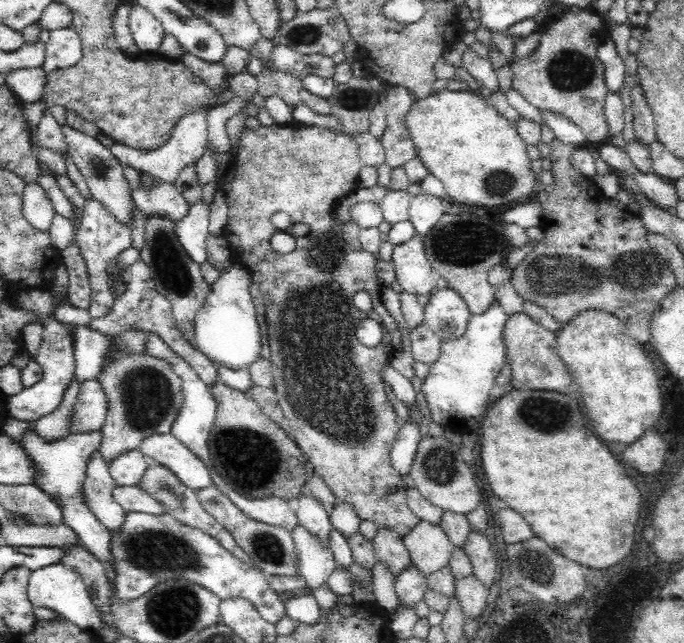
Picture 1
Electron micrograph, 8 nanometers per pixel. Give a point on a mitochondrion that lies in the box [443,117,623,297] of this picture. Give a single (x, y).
(499, 182)

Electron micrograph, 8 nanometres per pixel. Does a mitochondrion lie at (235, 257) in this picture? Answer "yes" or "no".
no

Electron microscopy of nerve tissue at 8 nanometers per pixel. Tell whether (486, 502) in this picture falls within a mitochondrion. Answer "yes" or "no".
no

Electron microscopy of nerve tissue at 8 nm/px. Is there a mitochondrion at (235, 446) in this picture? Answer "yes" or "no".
yes

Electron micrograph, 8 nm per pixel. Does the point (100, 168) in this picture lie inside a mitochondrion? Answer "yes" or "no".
yes

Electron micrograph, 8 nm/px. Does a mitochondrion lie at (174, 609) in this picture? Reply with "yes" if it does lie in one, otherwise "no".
yes

